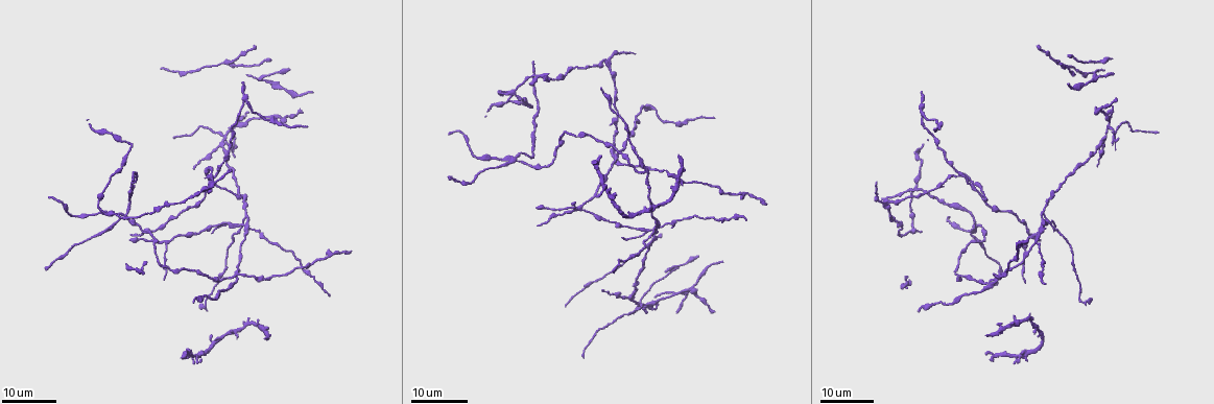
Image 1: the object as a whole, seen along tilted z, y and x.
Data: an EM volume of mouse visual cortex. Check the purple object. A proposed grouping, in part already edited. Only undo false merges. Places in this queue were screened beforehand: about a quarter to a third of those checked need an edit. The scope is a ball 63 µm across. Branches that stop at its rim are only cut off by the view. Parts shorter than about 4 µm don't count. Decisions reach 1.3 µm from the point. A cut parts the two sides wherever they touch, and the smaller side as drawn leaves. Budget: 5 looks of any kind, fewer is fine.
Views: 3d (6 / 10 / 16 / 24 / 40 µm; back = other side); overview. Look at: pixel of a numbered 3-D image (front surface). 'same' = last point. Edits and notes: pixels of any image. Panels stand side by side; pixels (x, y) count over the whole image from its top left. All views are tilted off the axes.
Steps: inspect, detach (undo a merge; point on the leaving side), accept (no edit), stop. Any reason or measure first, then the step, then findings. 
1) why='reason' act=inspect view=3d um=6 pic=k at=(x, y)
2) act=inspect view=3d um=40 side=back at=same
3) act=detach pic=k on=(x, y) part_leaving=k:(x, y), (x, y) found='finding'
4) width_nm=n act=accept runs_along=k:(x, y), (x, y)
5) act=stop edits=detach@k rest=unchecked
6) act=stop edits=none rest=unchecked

act=inspect view=3d um=16 pic=1 at=(280, 117)

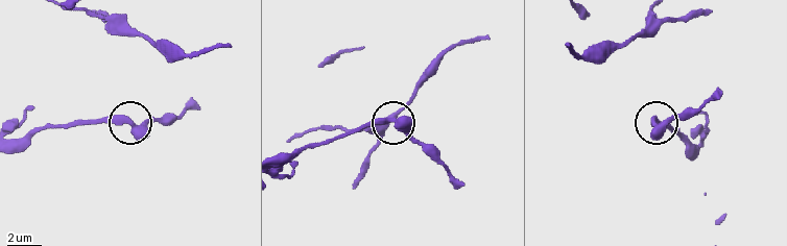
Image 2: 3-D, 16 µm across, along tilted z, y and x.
act=inspect view=3d um=10 pic=2 at=(123, 117)

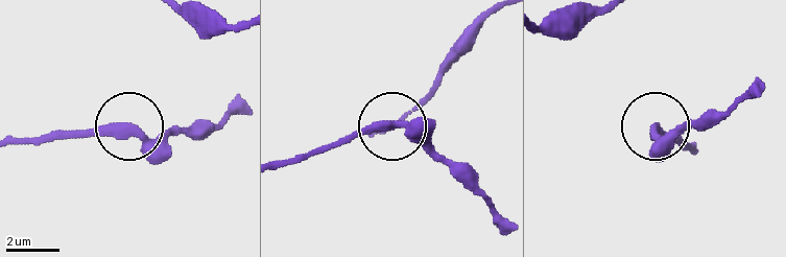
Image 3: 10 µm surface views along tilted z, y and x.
why='from behind' act=inspect view=3d um=10 side=back pic=3 at=(397, 124)

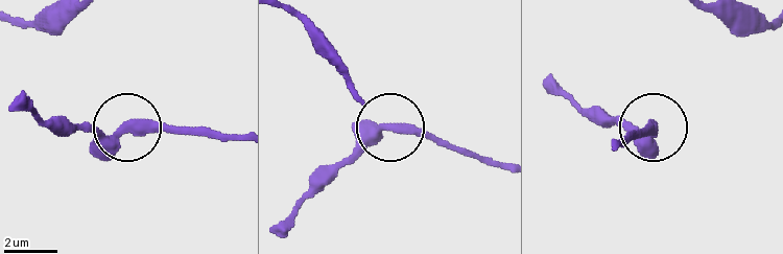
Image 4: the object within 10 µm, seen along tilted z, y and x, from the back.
act=accept found='one neuron here'

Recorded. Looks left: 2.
why='thin arm on a thick one' act=inspect view=3d um=16 pic=1 at=(973, 186)

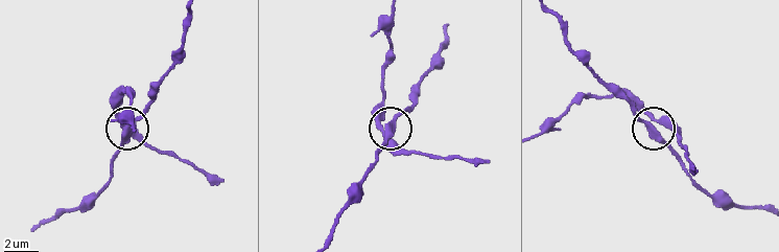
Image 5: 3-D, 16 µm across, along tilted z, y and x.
why='zoom in' act=inspect view=3d um=10 pic=5 at=(128, 127)

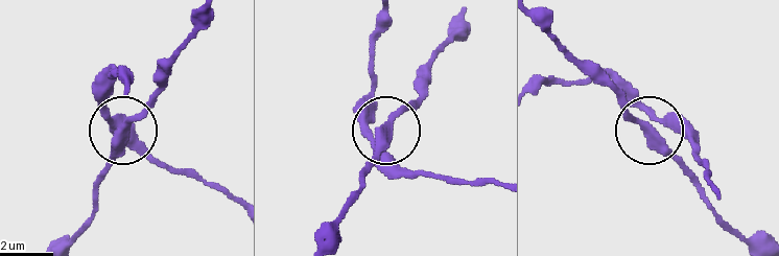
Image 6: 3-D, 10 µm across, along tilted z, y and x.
act=accept runs_along=6:(70, 238), (89, 216), (94, 181), (115, 137), (166, 82) found='one neuron here'

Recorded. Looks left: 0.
act=stop edits=none rest=unchecked

